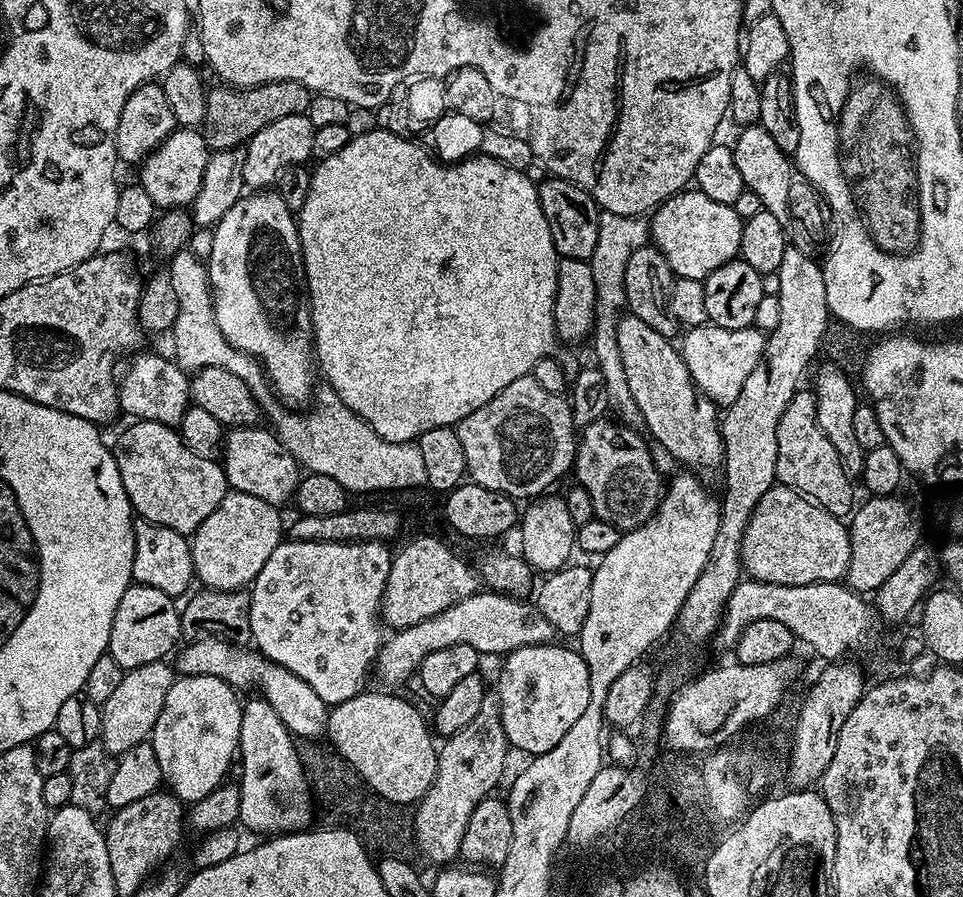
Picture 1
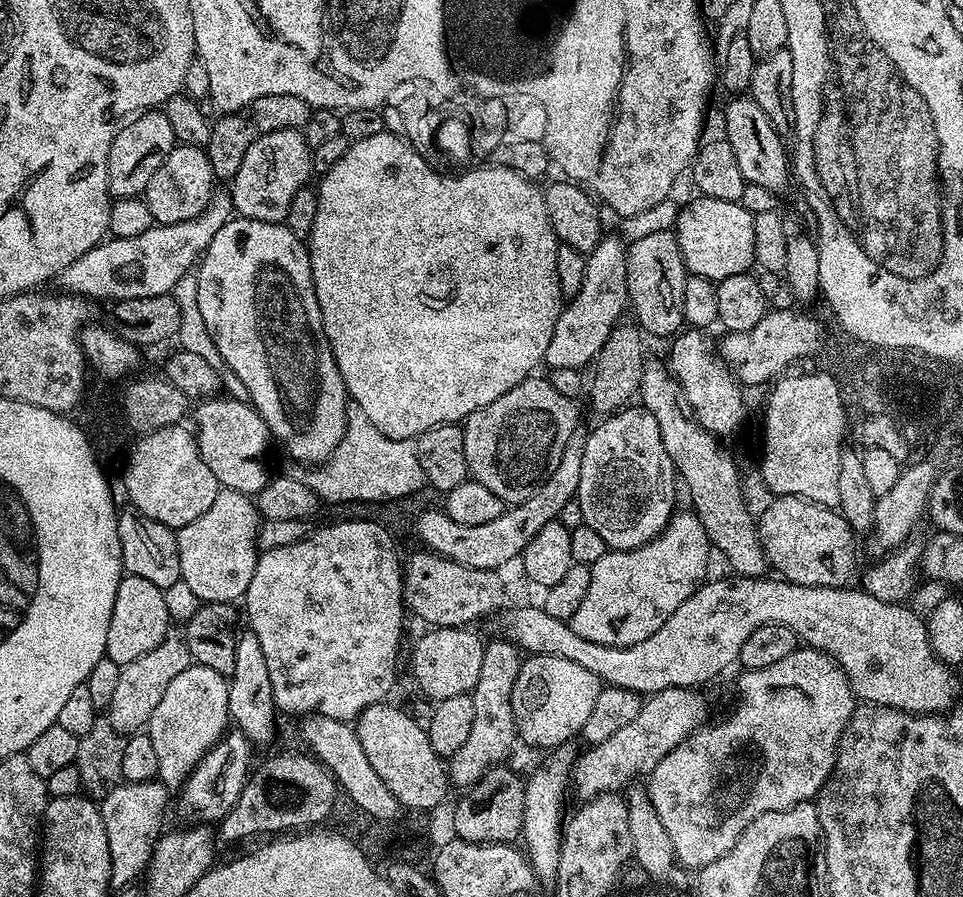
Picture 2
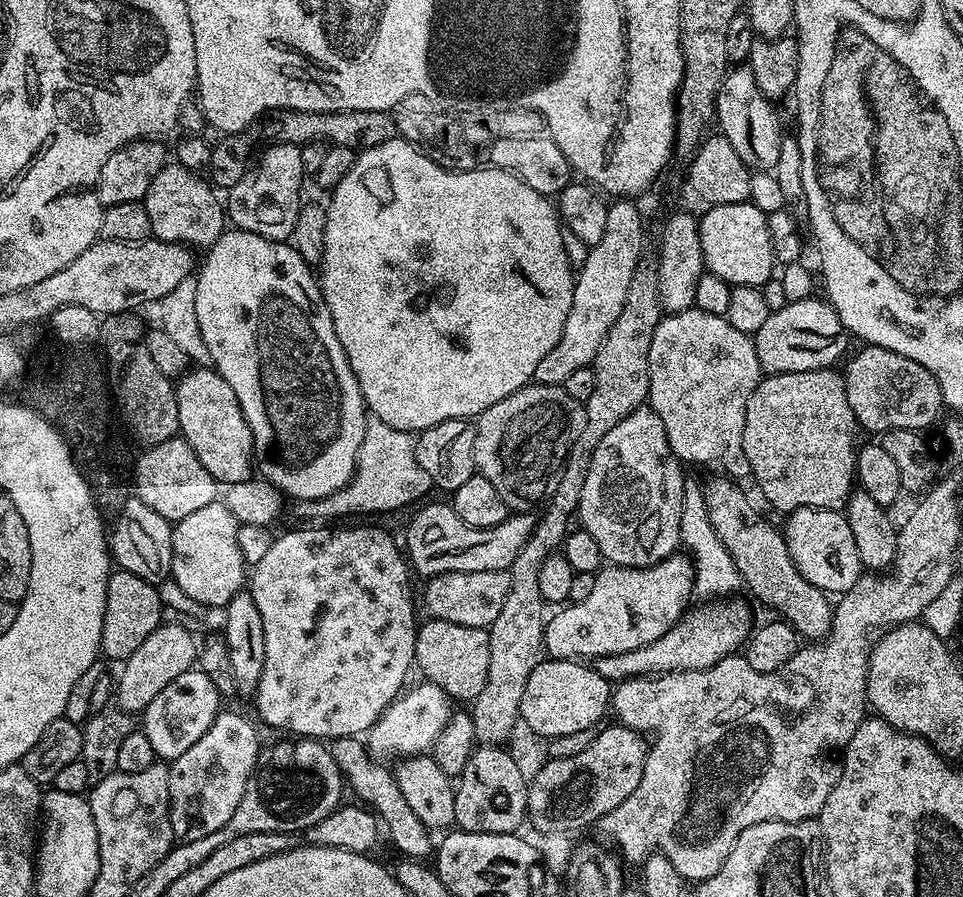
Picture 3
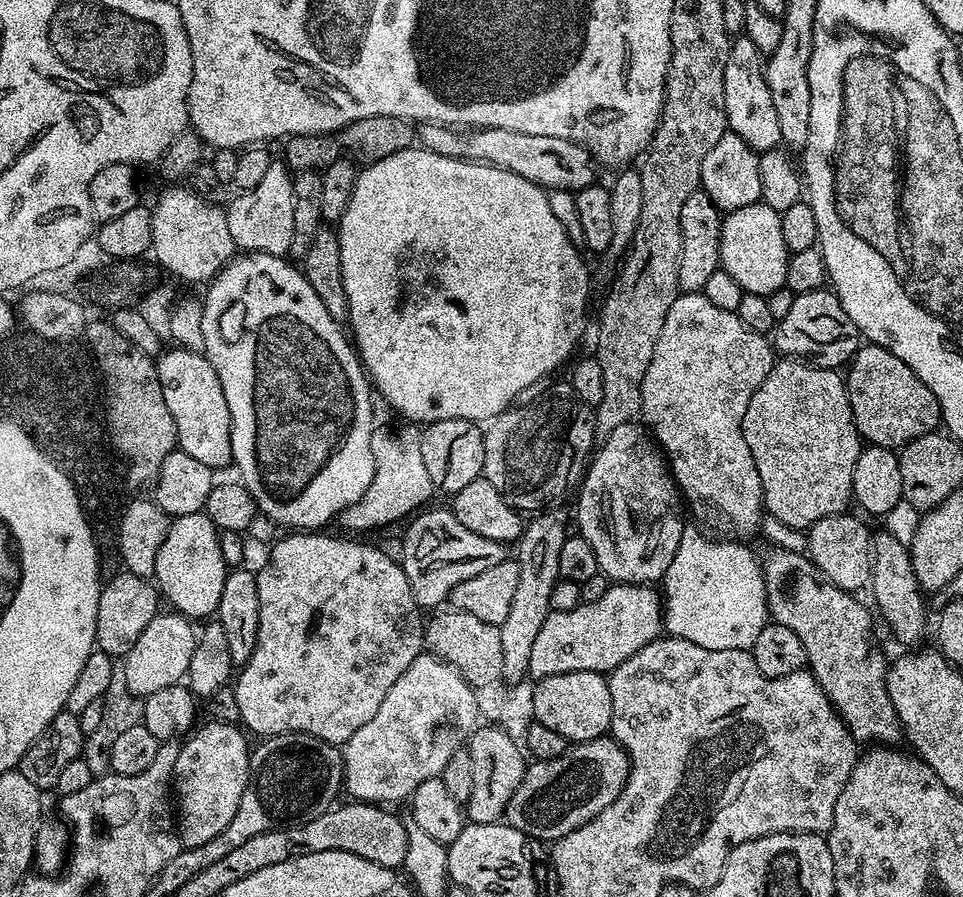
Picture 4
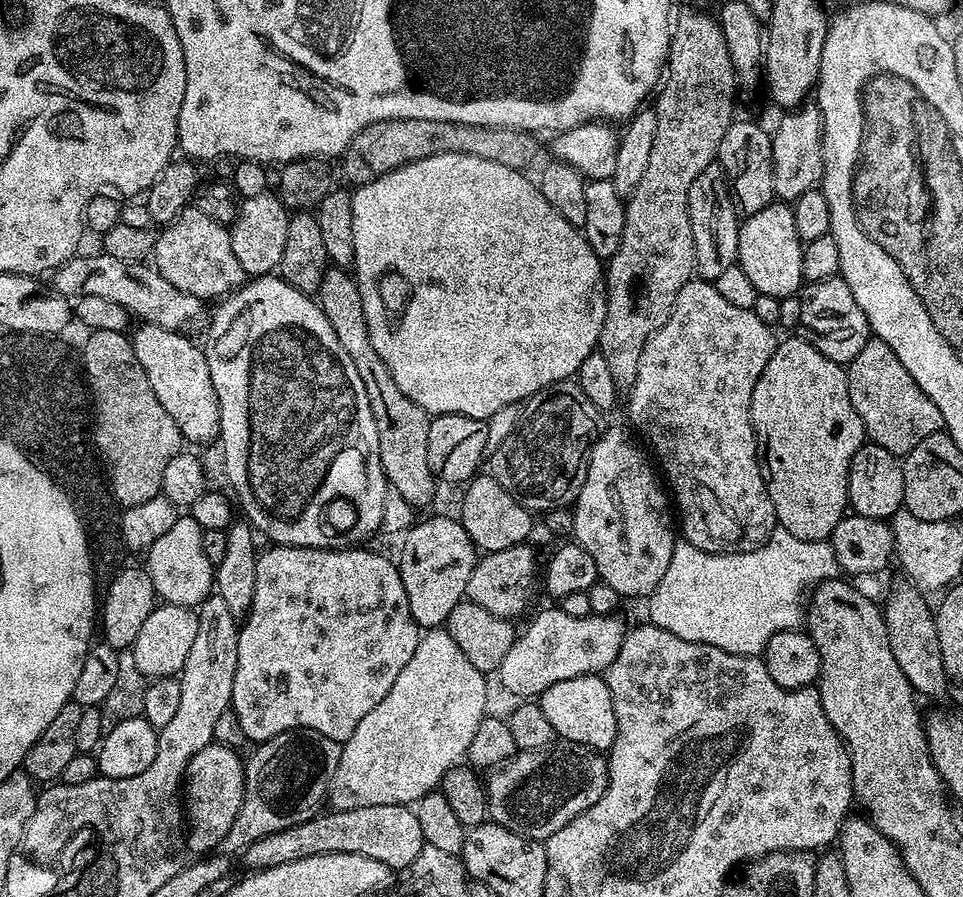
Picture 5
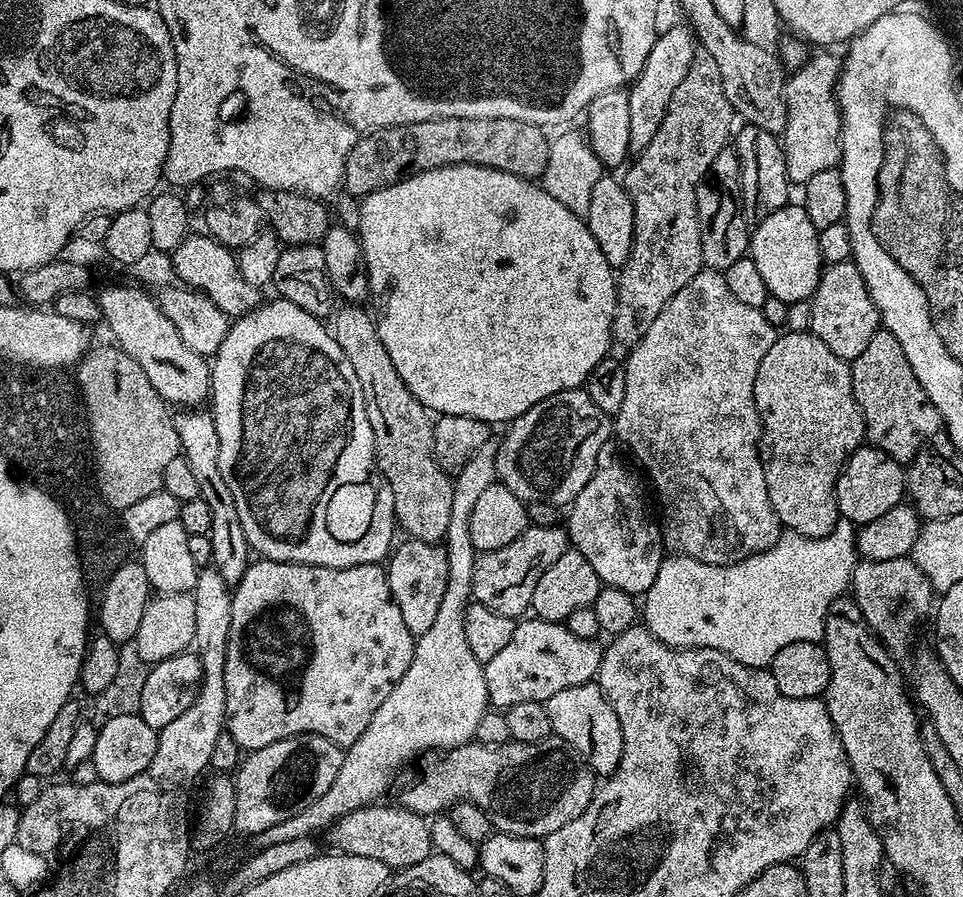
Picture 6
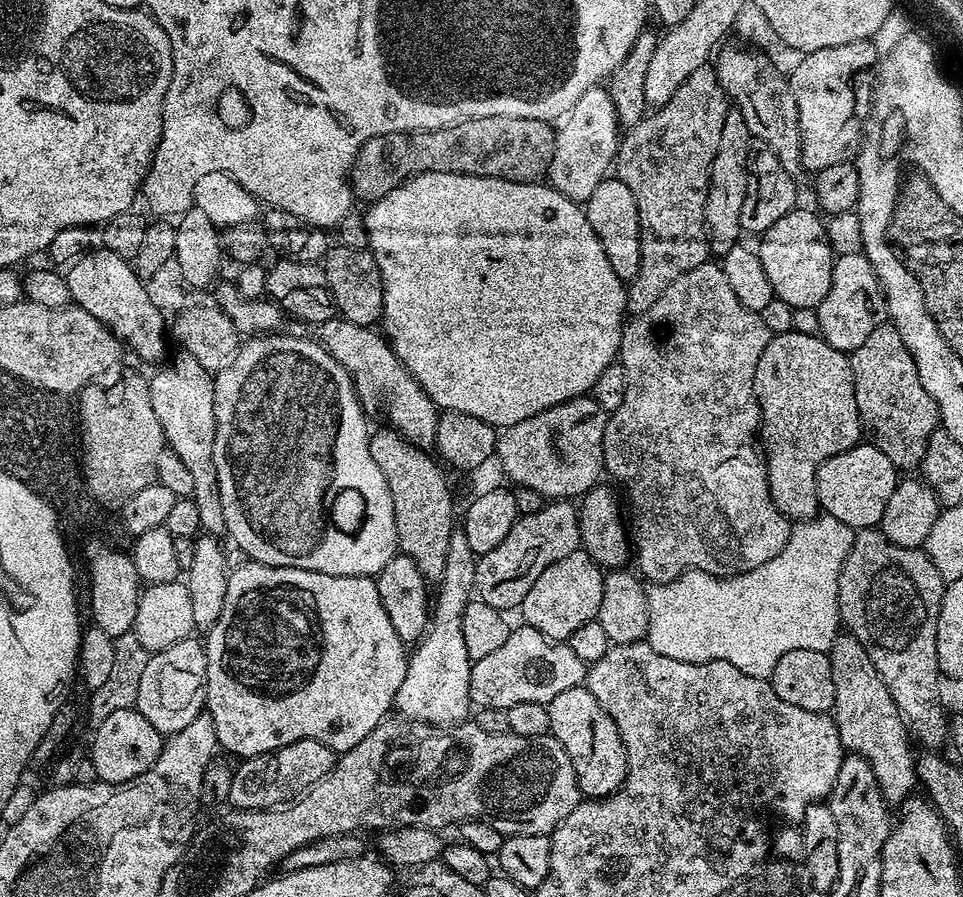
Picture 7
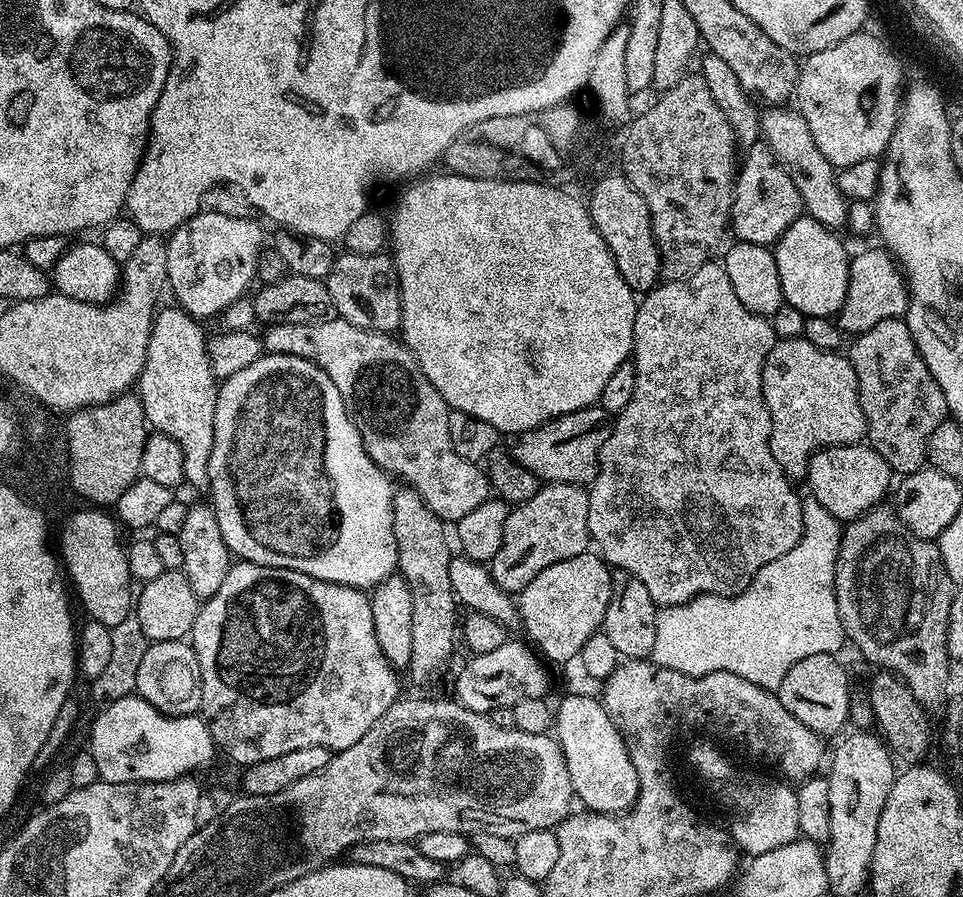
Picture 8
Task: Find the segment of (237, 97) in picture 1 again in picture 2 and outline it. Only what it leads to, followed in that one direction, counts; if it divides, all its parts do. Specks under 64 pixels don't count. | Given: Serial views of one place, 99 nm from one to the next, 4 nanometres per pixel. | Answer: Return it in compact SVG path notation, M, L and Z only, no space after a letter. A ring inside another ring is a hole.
M270 94L266 98L258 98L247 109L246 114L224 114L220 121L211 125L209 142L206 147L213 177L217 181L231 181L234 174L238 174L238 166L242 166L242 158L246 158L246 150L262 138L262 134L274 134L274 130L287 128L304 129L313 109L302 98L294 98L294 94Z

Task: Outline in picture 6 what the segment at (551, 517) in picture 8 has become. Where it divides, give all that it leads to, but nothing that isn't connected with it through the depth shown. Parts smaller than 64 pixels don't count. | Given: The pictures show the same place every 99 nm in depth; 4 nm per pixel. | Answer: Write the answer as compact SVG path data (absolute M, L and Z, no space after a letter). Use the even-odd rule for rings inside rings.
M533 523L522 530L514 542L502 546L502 550L490 550L477 555L472 600L503 616L523 617L531 609L538 578L542 578L542 574L546 574L546 570L550 570L550 566L554 566L554 562L558 562L558 558L562 558L562 554L569 551L569 548L569 536L563 527Z

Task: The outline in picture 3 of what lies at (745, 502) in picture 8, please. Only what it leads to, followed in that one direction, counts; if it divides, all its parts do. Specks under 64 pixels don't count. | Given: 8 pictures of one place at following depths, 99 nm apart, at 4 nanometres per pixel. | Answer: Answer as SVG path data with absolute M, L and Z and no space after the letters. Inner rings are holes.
M695 306L661 315L654 338L650 338L650 386L646 404L661 418L666 438L682 465L697 464L712 472L725 472L728 478L749 475L746 450L742 450L742 430L746 402L750 402L750 394L754 394L761 379L755 339L747 332L734 330L727 316L706 314Z

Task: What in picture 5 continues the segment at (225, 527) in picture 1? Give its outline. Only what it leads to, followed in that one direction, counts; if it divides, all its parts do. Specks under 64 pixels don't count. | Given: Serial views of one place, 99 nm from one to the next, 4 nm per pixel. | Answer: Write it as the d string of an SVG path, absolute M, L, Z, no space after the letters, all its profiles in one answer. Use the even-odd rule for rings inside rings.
M181 514L178 522L150 546L146 553L146 570L154 582L157 597L163 603L195 609L214 592L214 565L206 558L202 538L204 529L194 522L191 514Z

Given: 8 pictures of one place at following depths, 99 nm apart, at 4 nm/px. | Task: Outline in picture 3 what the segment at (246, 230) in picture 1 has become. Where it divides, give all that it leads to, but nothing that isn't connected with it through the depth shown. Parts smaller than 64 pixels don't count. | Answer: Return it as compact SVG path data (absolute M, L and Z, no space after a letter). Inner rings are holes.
M235 226L229 227L203 253L204 265L199 265L195 273L198 295L194 306L198 313L198 330L202 330L202 339L206 341L206 350L210 350L211 367L218 375L230 382L230 390L234 390L234 398L238 398L238 406L242 406L242 414L246 418L252 440L252 459L257 473L275 486L285 498L292 502L305 500L321 500L344 488L356 472L356 459L362 446L364 431L370 416L364 407L362 390L358 386L358 378L354 378L354 370L350 370L350 362L342 350L342 342L338 342L338 334L334 334L334 322L330 318L330 310L320 293L320 285L313 269L294 250L291 243L282 240L262 238L262 234L250 234Z

